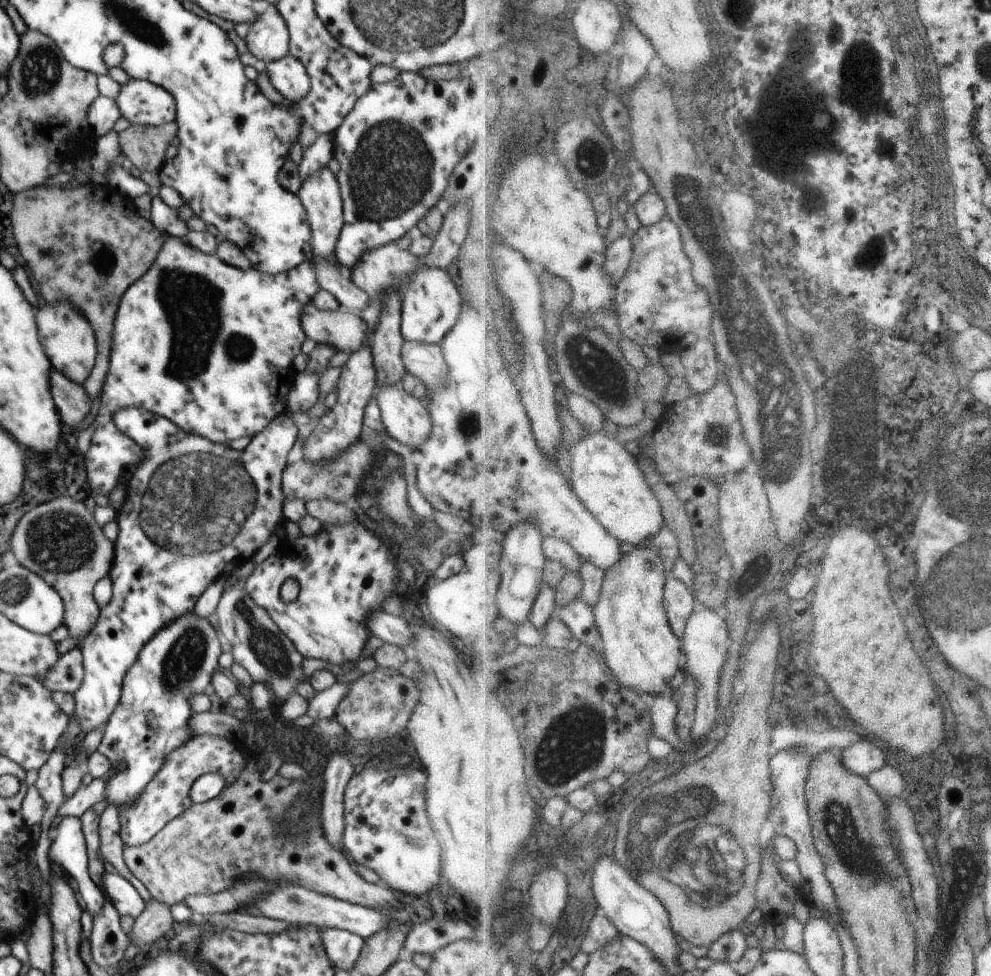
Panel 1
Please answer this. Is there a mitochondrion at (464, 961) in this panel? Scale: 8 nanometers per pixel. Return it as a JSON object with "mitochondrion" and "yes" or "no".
{"mitochondrion":"no"}

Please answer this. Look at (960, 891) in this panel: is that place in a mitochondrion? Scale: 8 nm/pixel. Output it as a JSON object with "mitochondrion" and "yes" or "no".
{"mitochondrion":"yes"}

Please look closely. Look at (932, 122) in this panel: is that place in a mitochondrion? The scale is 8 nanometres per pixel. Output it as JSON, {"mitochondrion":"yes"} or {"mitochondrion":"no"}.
{"mitochondrion":"yes"}

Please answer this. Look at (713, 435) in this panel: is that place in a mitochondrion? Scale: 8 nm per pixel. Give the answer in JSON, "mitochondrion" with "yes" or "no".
{"mitochondrion":"yes"}

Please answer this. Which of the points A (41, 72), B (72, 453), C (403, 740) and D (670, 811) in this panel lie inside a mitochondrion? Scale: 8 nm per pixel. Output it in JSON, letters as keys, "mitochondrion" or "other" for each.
{"A":"mitochondrion","B":"other","C":"other","D":"mitochondrion"}

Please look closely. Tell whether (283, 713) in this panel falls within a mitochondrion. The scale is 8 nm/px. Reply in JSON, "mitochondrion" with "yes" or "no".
{"mitochondrion":"no"}

